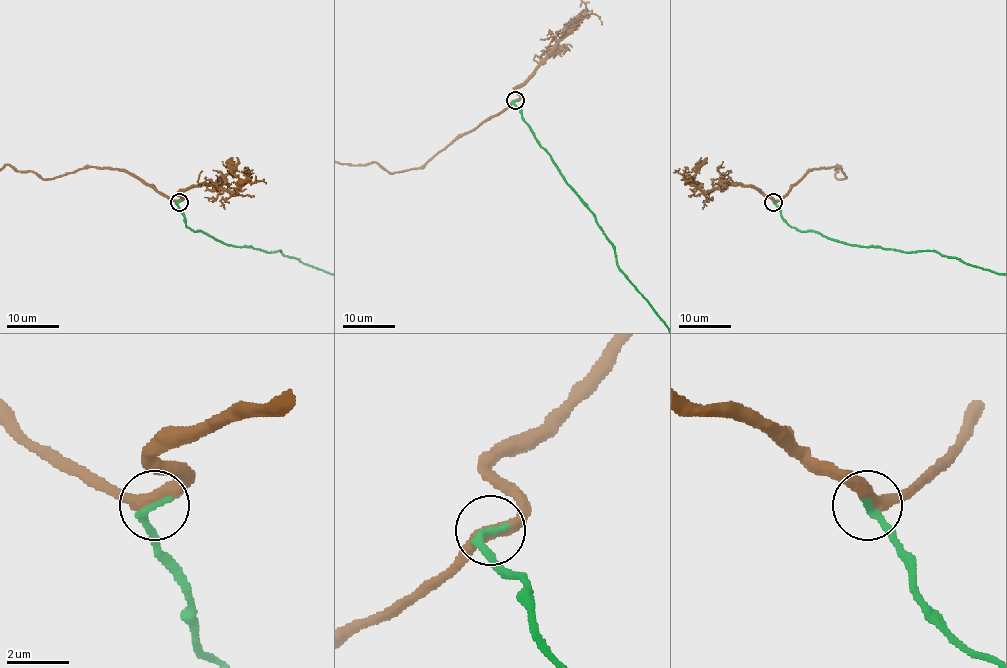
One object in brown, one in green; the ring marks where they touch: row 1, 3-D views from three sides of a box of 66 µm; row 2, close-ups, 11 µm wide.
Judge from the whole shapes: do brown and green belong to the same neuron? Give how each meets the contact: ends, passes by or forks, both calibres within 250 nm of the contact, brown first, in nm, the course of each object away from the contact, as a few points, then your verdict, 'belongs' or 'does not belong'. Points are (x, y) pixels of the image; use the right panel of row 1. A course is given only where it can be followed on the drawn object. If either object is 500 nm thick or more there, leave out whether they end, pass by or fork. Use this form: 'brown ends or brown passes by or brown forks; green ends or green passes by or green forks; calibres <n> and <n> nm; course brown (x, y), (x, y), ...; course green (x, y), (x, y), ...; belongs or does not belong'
brown passes by; green ends; calibres 400 and 320 nm; belongs

